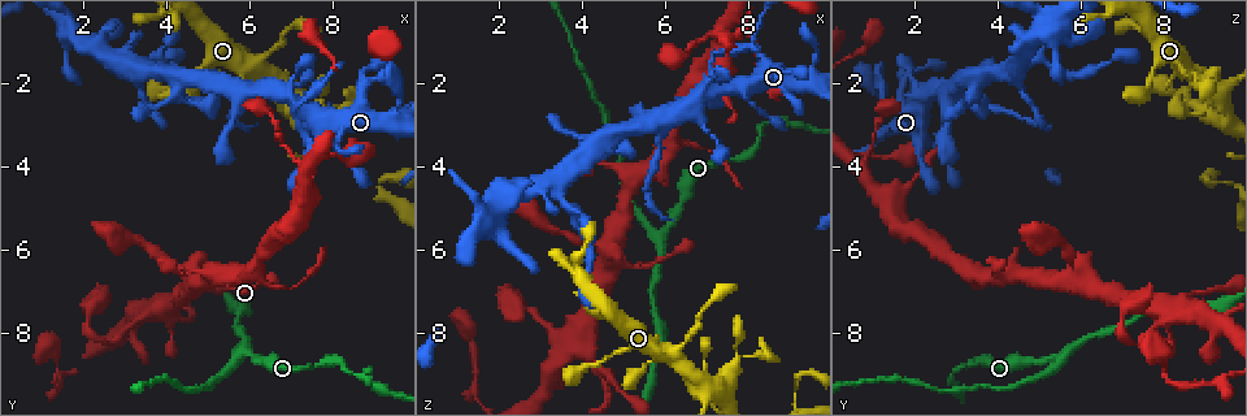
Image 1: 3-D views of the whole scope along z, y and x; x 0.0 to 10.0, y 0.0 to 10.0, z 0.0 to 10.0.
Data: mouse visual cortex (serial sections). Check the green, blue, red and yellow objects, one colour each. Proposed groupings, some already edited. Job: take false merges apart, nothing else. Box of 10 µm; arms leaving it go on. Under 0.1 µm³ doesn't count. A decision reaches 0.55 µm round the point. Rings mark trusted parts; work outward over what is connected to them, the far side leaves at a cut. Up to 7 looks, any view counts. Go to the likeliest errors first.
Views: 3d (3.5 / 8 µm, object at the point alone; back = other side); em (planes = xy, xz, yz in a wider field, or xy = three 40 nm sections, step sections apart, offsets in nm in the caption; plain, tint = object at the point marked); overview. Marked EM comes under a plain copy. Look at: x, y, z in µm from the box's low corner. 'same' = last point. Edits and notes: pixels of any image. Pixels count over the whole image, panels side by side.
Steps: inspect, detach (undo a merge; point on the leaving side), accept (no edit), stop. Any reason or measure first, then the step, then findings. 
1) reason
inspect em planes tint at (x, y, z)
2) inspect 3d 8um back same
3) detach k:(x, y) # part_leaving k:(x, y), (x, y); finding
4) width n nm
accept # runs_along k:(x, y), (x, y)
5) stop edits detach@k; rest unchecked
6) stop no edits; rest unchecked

three-way junction
inspect 3d 3.5um at (5.85, 8.55, 5.60)

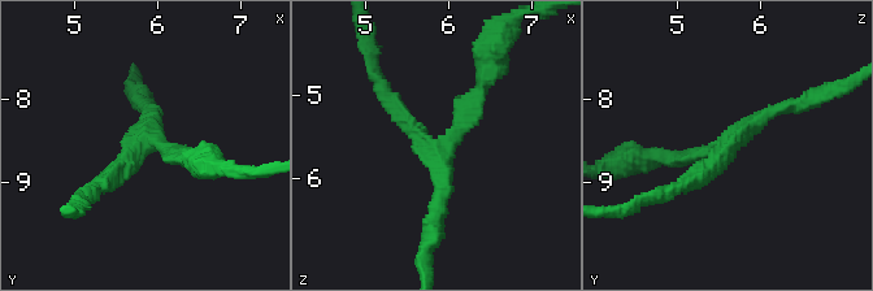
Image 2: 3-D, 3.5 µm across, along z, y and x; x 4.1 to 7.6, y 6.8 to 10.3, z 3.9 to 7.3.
arms 3; arm_widths 200, 200, 200 nm
inspect em xy step 1 tint at (5.90, 8.50, 5.60)

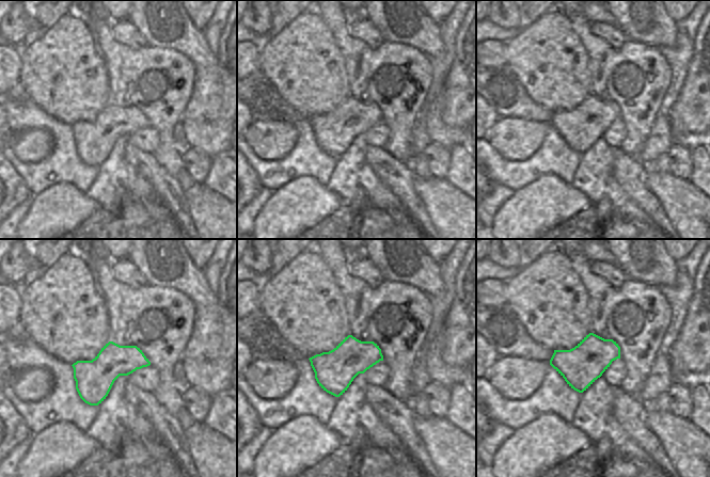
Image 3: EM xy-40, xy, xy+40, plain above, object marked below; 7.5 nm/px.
accept # runs_along 2:(663, 159), (702, 155), (799, 103); one cell here

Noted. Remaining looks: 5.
inspect 3d 3.5um at (7.45, 2.60, 9.35)

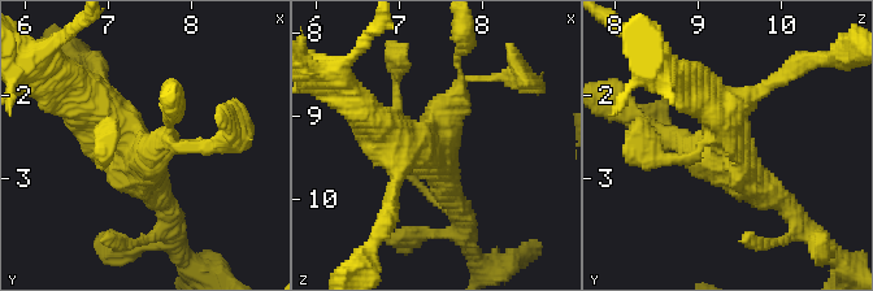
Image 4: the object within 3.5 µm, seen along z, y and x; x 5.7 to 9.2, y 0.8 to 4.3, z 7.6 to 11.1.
shape alone is not enough
inspect em planes tint at (7.35, 2.65, 9.30)

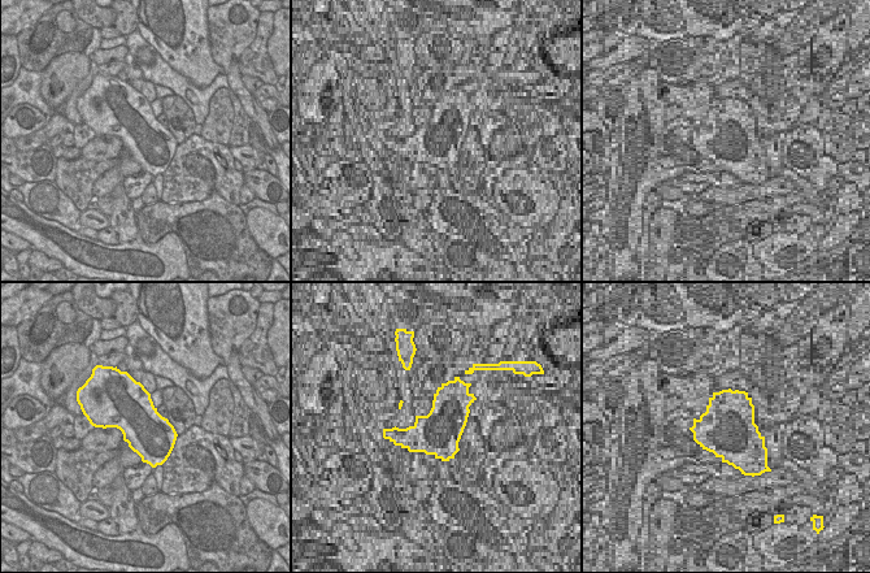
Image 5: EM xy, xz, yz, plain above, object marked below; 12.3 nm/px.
accept # runs_along 4:(78, 91), (146, 155), (182, 142); continuous, no second cell

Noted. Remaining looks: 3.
thin neck
inspect 3d 3.5um at (4.80, 6.80, 6.30)

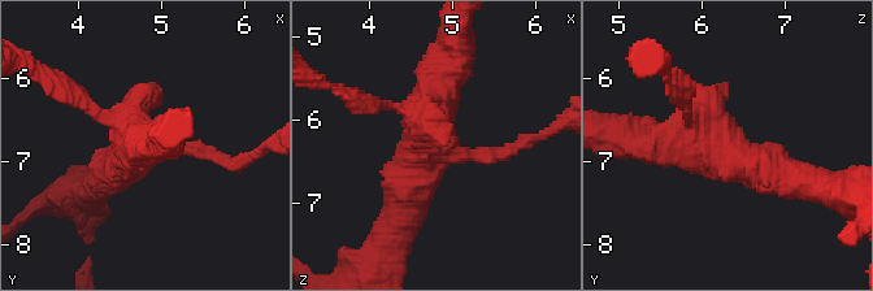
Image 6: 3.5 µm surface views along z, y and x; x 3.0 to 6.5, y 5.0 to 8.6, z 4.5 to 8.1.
shape alone is not enough
inspect em xy step 3 tint same

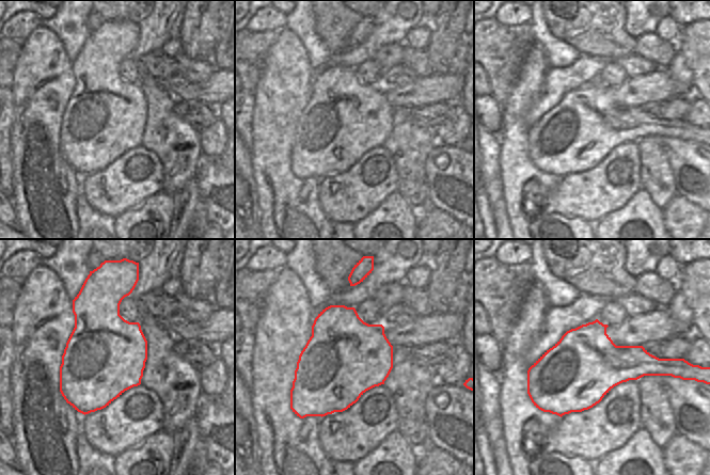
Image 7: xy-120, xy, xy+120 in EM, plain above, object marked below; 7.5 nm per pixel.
accept # runs_along 6:(730, 160), (737, 144), (637, 140); one cell here

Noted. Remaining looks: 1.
stop no edits; rest unchecked

